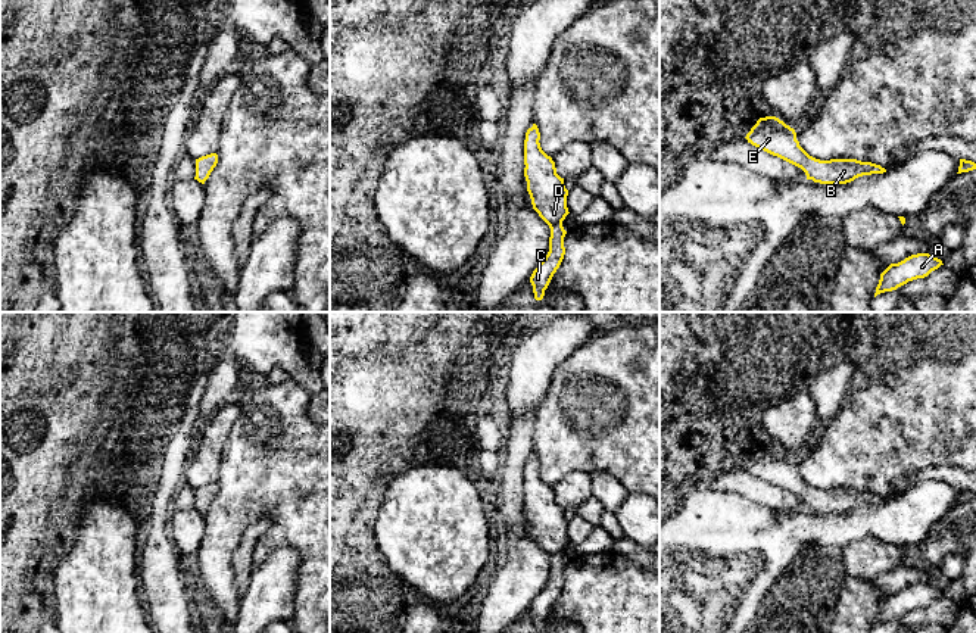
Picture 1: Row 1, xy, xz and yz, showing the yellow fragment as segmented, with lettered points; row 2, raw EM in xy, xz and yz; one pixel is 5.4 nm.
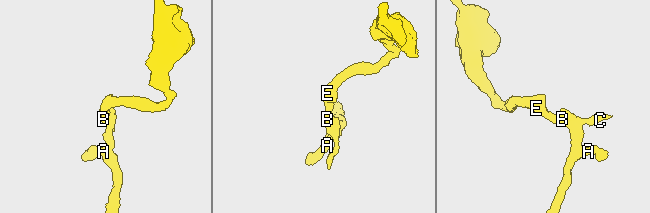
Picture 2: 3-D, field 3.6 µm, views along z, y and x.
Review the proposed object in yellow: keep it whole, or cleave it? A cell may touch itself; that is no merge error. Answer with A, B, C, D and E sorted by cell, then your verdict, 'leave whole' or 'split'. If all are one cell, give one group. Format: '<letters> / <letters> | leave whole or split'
A B C D E | leave whole

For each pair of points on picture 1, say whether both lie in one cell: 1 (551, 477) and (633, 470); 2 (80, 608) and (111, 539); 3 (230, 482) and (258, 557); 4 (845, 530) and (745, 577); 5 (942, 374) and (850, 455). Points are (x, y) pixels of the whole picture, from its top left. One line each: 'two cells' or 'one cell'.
1: one cell
2: one cell
3: one cell
4: one cell
5: one cell

